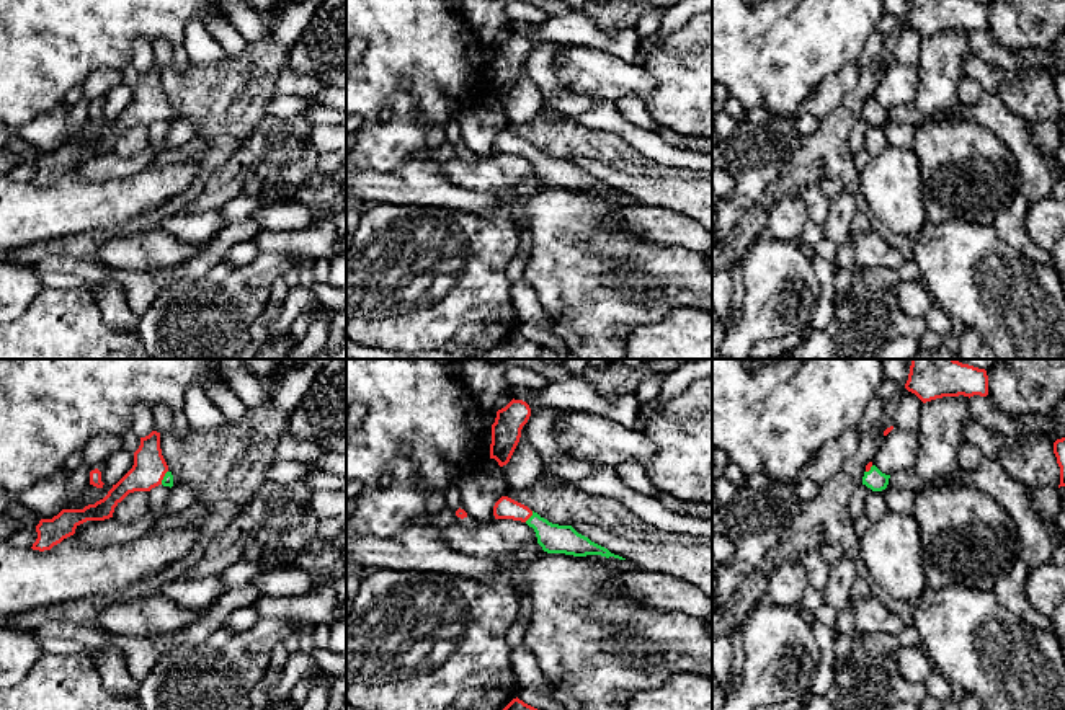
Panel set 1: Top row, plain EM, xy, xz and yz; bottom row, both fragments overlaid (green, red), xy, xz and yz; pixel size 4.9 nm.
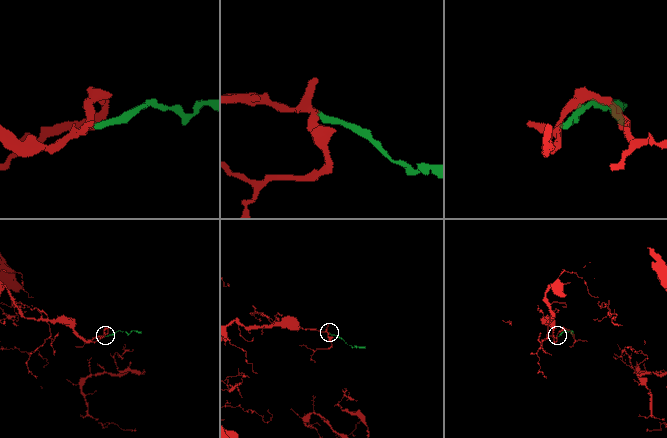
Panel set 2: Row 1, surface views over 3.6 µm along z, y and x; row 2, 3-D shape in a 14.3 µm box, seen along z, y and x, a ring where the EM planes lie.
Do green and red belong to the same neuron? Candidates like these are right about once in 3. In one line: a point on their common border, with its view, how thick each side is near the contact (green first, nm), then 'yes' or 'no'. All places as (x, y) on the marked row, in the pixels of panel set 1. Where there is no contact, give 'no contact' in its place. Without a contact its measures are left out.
xz (531, 516) | 140/110 nm | yes

